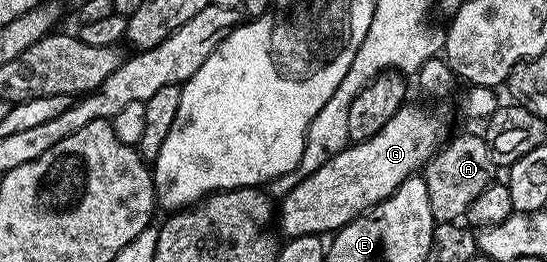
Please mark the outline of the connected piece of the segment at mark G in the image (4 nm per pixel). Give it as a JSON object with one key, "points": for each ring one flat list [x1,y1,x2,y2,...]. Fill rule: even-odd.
{"points":[[412,105,400,107,395,117,391,117,391,121,387,121,387,125,383,125,383,129,375,133,375,137,362,139,344,147,341,152,331,157,331,161,327,161,327,165,319,165,319,169,315,169,311,177,299,181,299,185,295,185,291,193,283,196,279,203,279,227,281,223,282,231,280,234,294,239,300,235,324,236,325,231,329,231,328,233,340,231,352,219,379,205,387,197,391,197,391,193,395,193,399,185,403,185,403,181,418,174,442,143,441,123,431,112]]}

